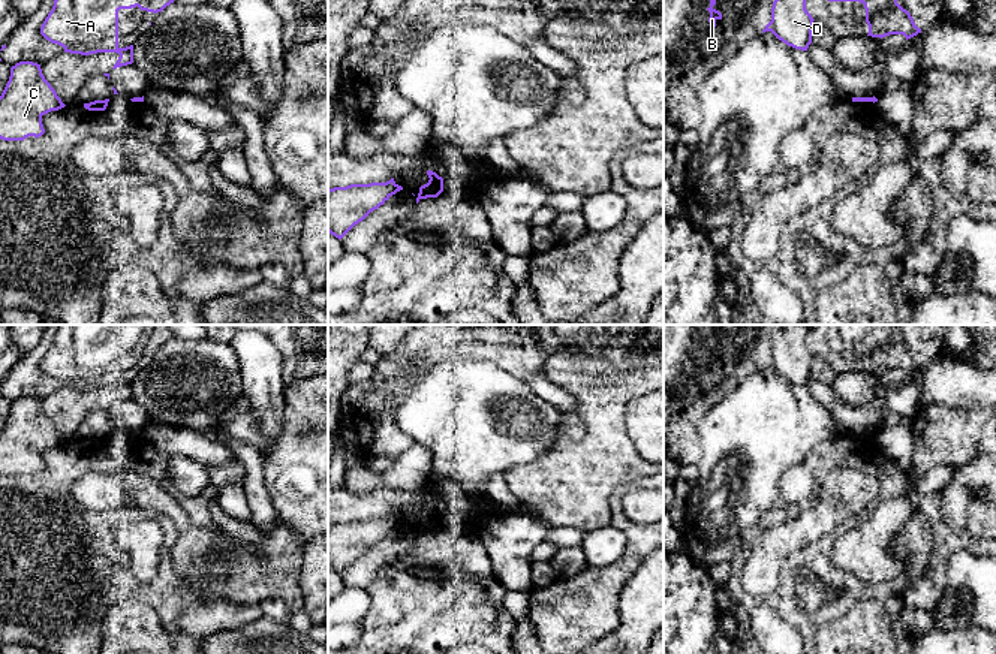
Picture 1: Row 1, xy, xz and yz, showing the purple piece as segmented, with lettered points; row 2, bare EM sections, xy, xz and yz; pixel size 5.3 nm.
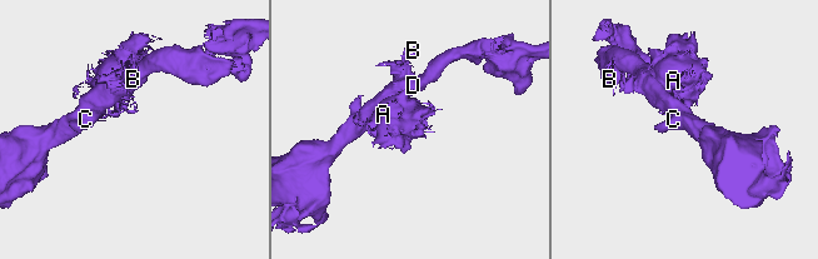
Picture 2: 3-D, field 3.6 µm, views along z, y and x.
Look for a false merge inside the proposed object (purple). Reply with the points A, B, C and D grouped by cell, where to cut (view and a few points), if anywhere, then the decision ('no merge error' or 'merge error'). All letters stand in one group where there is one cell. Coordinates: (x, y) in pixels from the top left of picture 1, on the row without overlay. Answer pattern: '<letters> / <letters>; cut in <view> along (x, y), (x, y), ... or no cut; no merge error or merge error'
A B C D; no cut; no merge error

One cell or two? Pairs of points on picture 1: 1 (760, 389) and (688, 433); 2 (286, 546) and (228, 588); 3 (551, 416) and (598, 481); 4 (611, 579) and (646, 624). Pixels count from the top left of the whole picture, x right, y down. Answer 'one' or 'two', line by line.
1: two
2: one
3: two
4: two

